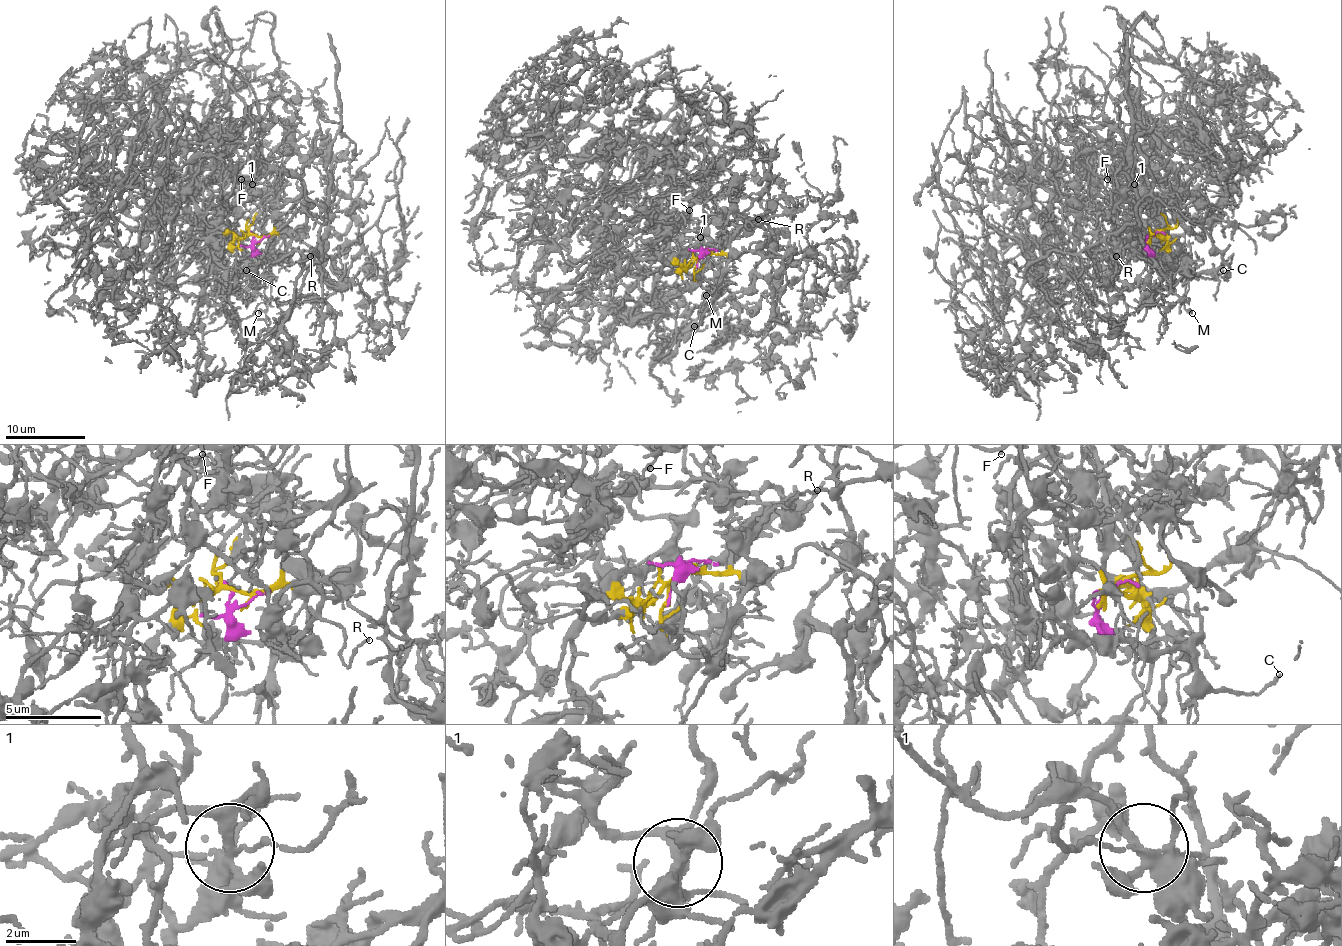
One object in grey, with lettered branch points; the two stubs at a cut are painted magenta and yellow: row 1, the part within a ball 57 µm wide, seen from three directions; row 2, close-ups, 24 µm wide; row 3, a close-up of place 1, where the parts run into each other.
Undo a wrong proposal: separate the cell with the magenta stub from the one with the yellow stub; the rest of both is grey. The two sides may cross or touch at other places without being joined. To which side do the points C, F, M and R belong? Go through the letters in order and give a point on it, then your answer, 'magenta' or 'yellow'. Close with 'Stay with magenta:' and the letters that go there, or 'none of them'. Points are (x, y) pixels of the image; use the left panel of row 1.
C: (246, 270) | magenta
F: (241, 179) | yellow
M: (258, 313) | magenta
R: (310, 256) | magenta
Stay with magenta: C, M, R

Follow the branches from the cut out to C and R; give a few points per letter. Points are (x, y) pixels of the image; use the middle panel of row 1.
C: (698, 258), (702, 250), (700, 260), (704, 286), (718, 294), (694, 326)
R: (698, 258), (702, 250), (702, 284), (714, 288), (730, 258), (730, 240), (738, 230), (758, 220)

